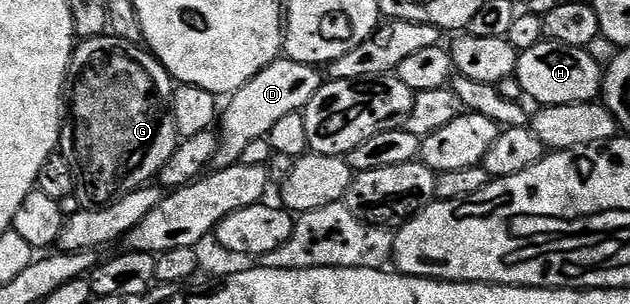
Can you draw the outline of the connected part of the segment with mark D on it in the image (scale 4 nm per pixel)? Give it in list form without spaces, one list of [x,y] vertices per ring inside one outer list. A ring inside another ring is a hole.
[[[285,57],[273,59],[252,81],[248,81],[240,90],[229,96],[230,103],[221,108],[220,126],[217,128],[218,148],[214,154],[213,166],[215,168],[231,167],[234,163],[242,162],[244,148],[252,141],[267,138],[276,125],[288,113],[305,111],[308,101],[316,97],[324,82],[317,66],[312,63],[292,61]],[[222,123],[222,128],[221,127]]]

